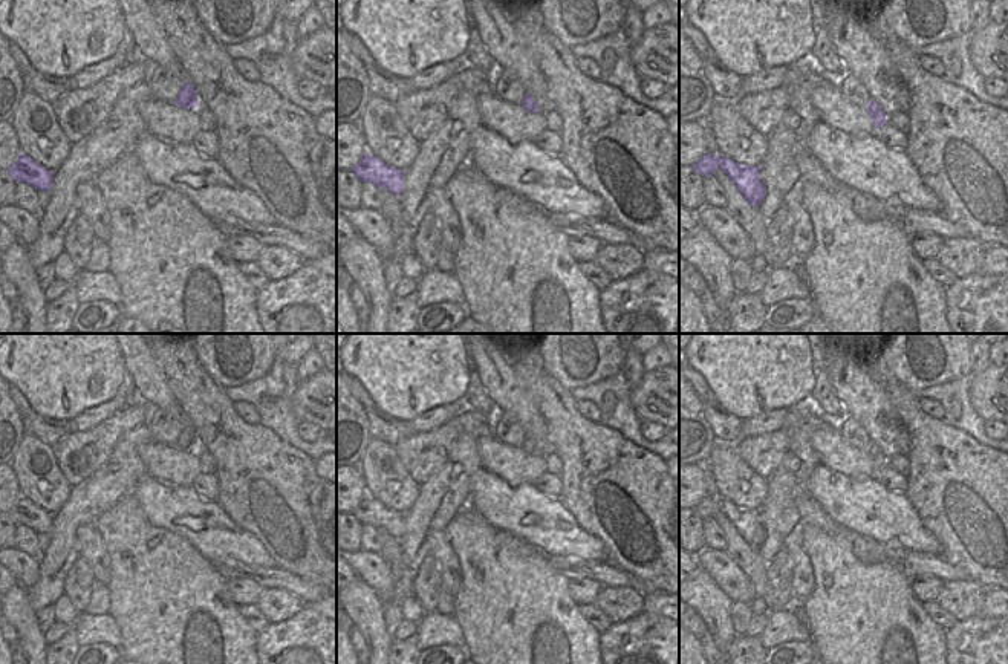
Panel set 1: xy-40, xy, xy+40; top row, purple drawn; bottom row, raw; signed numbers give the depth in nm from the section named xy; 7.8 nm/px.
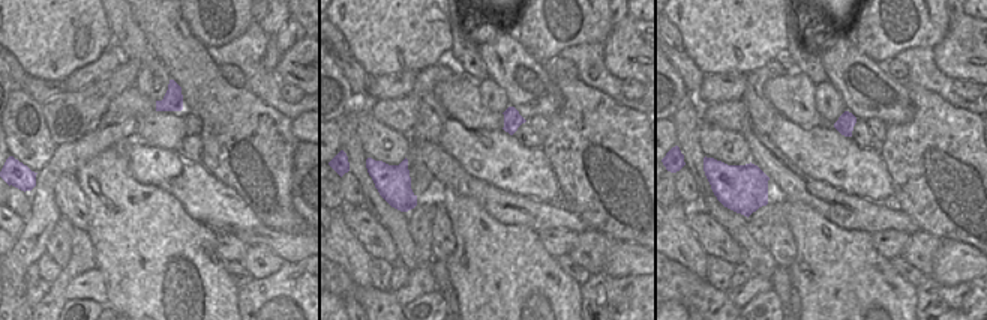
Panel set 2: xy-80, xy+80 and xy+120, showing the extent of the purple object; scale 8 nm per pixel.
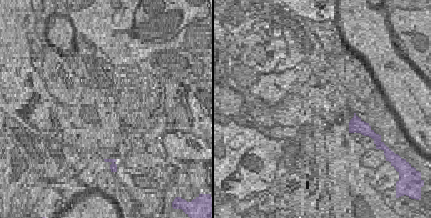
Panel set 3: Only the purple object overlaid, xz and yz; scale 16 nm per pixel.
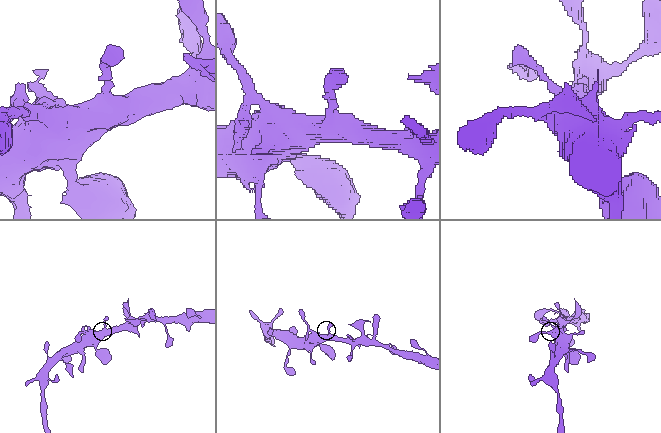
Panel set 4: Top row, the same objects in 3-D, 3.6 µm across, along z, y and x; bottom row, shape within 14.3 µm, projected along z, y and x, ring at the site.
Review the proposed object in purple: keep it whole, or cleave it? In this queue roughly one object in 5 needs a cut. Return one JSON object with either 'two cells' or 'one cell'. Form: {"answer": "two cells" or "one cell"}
{"answer": "one cell"}

